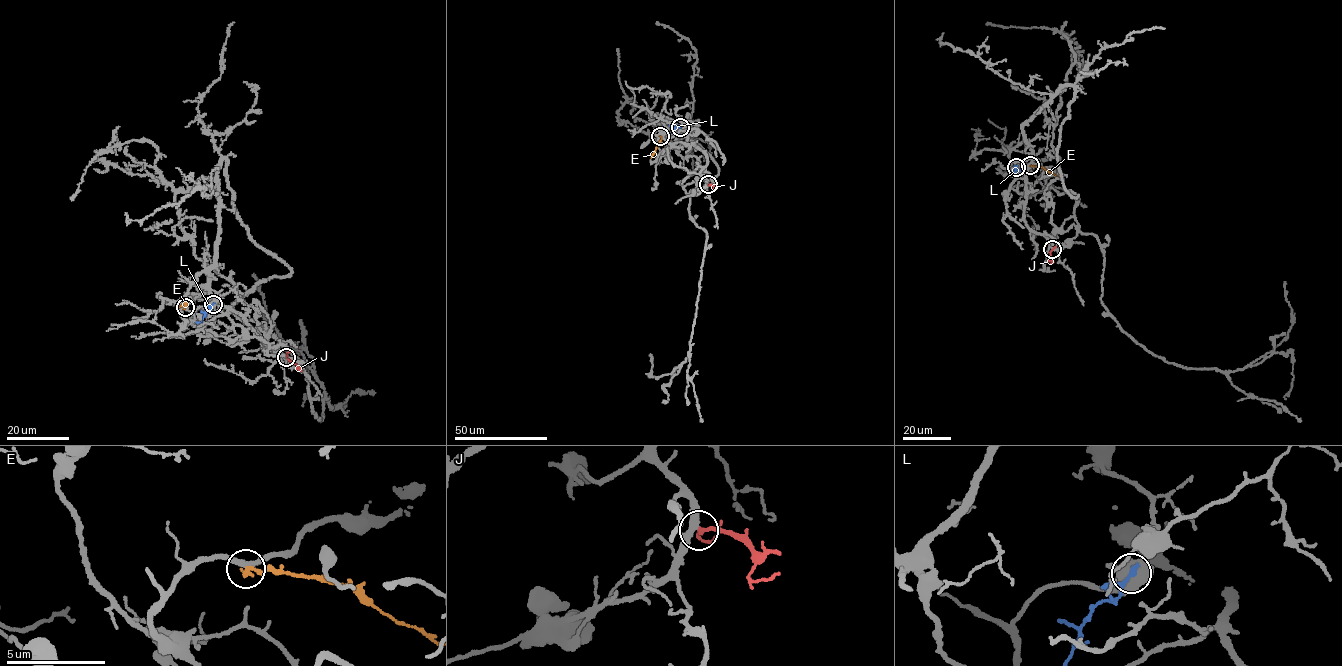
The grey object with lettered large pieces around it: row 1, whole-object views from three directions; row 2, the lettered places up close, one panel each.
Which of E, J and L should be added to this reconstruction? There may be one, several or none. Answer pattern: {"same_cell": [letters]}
{"same_cell": ["J"]}

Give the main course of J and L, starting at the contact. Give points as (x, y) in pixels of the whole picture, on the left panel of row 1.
J: (287, 357), (301, 370)
L: (213, 304), (202, 321), (195, 322)

